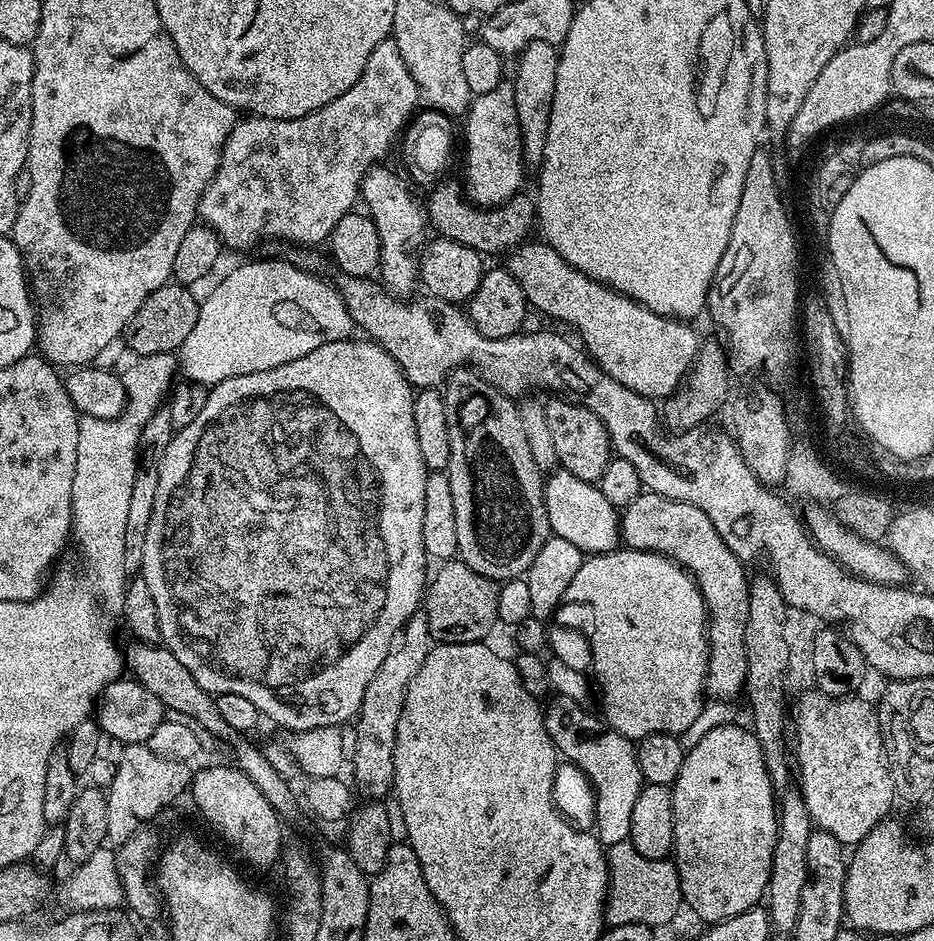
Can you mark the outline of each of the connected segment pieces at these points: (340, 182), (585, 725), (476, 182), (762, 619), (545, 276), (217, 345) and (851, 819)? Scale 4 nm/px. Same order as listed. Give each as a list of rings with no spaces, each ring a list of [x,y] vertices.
[[[389,38],[378,42],[378,46],[374,46],[374,54],[370,54],[370,59],[366,61],[366,70],[362,70],[362,78],[358,78],[358,82],[354,82],[354,86],[350,86],[350,90],[346,90],[346,94],[338,94],[338,98],[334,98],[334,102],[326,102],[326,106],[322,106],[322,110],[314,110],[302,118],[293,120],[271,120],[268,116],[249,115],[233,124],[224,143],[224,149],[220,152],[218,170],[213,174],[210,186],[206,186],[200,199],[199,219],[209,228],[213,228],[227,247],[229,244],[232,248],[252,248],[255,244],[262,243],[263,240],[289,240],[292,244],[308,244],[304,246],[323,245],[331,236],[334,226],[338,226],[338,218],[342,218],[357,207],[360,183],[364,180],[364,175],[383,161],[380,159],[391,150],[392,143],[394,145],[397,143],[398,137],[404,132],[406,125],[417,111],[416,104],[418,105],[420,99],[416,82],[411,77],[406,62],[402,60],[395,41]]]
[[[557,694],[548,702],[544,721],[557,753],[565,761],[576,764],[592,784],[596,796],[596,839],[605,846],[627,840],[630,834],[630,814],[645,785],[642,770],[638,770],[636,744],[609,728],[603,719],[595,720],[583,703]]]
[[[511,83],[494,86],[481,96],[473,96],[466,113],[468,125],[464,136],[468,139],[468,184],[466,195],[473,204],[495,206],[505,204],[521,191],[524,184],[524,143],[518,126],[518,106],[514,106]]]
[[[763,574],[764,576],[760,576],[751,581],[748,586],[748,617],[746,618],[746,634],[744,635],[744,645],[746,646],[746,678],[744,679],[744,691],[743,695],[745,697],[748,696],[748,708],[752,711],[752,724],[750,723],[751,731],[756,733],[756,737],[758,738],[758,742],[762,746],[762,754],[764,755],[764,761],[766,762],[766,770],[770,774],[770,786],[772,787],[773,792],[779,794],[781,792],[785,792],[789,787],[791,787],[792,780],[790,780],[789,776],[792,775],[790,769],[790,756],[784,753],[784,724],[786,728],[786,708],[784,712],[784,696],[786,697],[786,689],[787,689],[787,662],[789,661],[789,647],[786,646],[785,641],[785,621],[786,614],[788,612],[789,606],[786,601],[782,598],[782,594],[778,590],[778,586],[776,585],[775,580],[772,579],[771,575]]]
[[[525,242],[519,248],[513,248],[506,256],[508,273],[518,282],[518,286],[522,286],[529,305],[535,311],[537,308],[538,311],[545,312],[550,319],[557,320],[560,324],[569,324],[580,335],[578,340],[584,351],[602,371],[614,378],[614,382],[622,382],[622,386],[649,398],[671,396],[680,387],[684,377],[689,375],[700,355],[702,337],[692,329],[693,325],[683,320],[673,320],[670,316],[660,316],[645,304],[592,280],[570,266],[570,262],[566,262],[566,258],[562,258],[562,254],[558,254],[558,250],[554,250],[546,242],[532,243]]]
[[[252,260],[249,264],[240,264],[233,272],[228,272],[220,280],[220,285],[209,294],[208,297],[199,301],[198,322],[194,322],[194,330],[190,330],[190,335],[186,337],[186,342],[178,350],[178,368],[183,379],[194,384],[206,384],[215,386],[223,382],[226,378],[238,378],[242,374],[258,374],[258,370],[274,370],[274,366],[282,366],[286,362],[294,362],[294,358],[302,358],[305,354],[310,354],[310,350],[318,350],[328,342],[338,342],[347,340],[353,335],[354,325],[350,314],[346,310],[346,302],[342,302],[340,291],[336,289],[335,283],[323,280],[312,270],[299,268],[295,262],[288,264],[284,260]]]
[[[811,690],[799,693],[795,697],[796,709],[791,709],[790,724],[796,727],[796,756],[794,752],[794,768],[797,772],[800,771],[800,781],[798,787],[802,798],[806,802],[806,810],[810,814],[813,825],[817,829],[829,832],[834,838],[838,838],[838,842],[845,846],[855,846],[861,840],[866,838],[866,834],[870,834],[870,830],[874,830],[878,825],[883,824],[885,820],[889,819],[892,808],[892,803],[897,803],[898,797],[896,795],[896,787],[894,786],[894,778],[892,772],[888,769],[888,756],[884,753],[884,735],[880,733],[880,714],[875,707],[872,708],[864,700],[859,700],[860,696],[853,694],[842,697],[830,697],[826,694]]]

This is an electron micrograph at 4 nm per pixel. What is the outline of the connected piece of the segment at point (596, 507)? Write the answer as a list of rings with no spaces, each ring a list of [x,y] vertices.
[[[557,467],[544,480],[544,501],[551,535],[566,538],[566,542],[578,546],[578,550],[586,554],[613,552],[621,543],[618,509],[606,502],[602,490],[595,483],[574,478],[574,474]]]

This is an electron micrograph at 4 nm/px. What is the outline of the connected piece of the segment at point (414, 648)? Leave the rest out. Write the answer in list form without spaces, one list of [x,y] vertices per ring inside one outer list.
[[[417,612],[401,628],[397,642],[382,660],[381,666],[378,666],[378,671],[370,680],[369,686],[366,686],[366,693],[363,694],[355,721],[357,724],[354,740],[354,774],[361,790],[369,799],[383,799],[382,796],[387,792],[389,795],[391,791],[394,742],[397,738],[397,724],[405,702],[406,690],[431,649],[428,617],[425,613]]]

